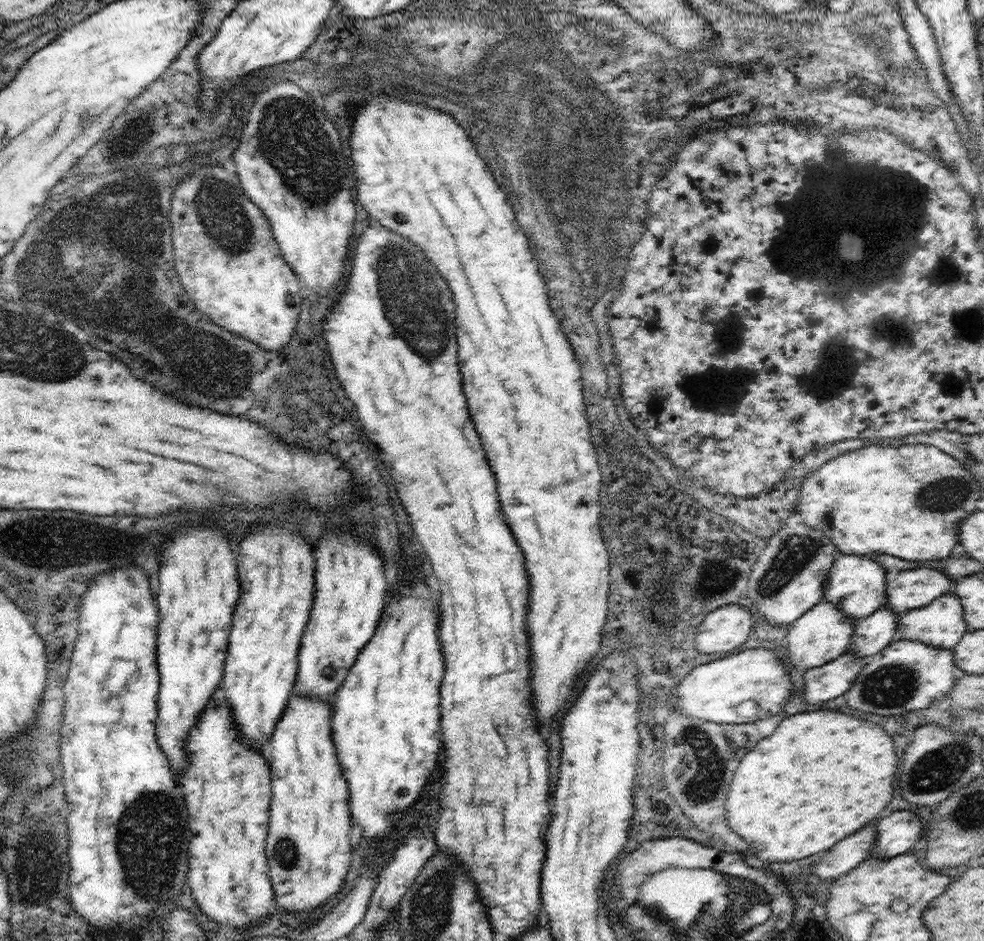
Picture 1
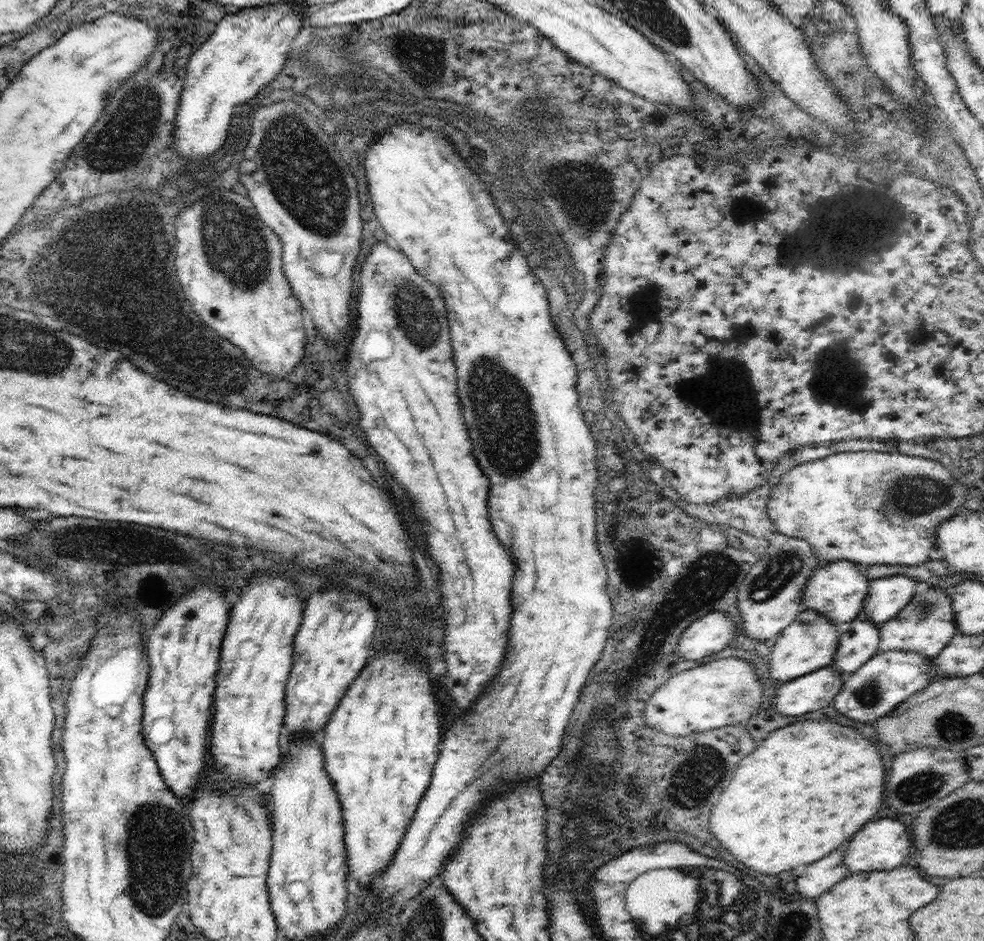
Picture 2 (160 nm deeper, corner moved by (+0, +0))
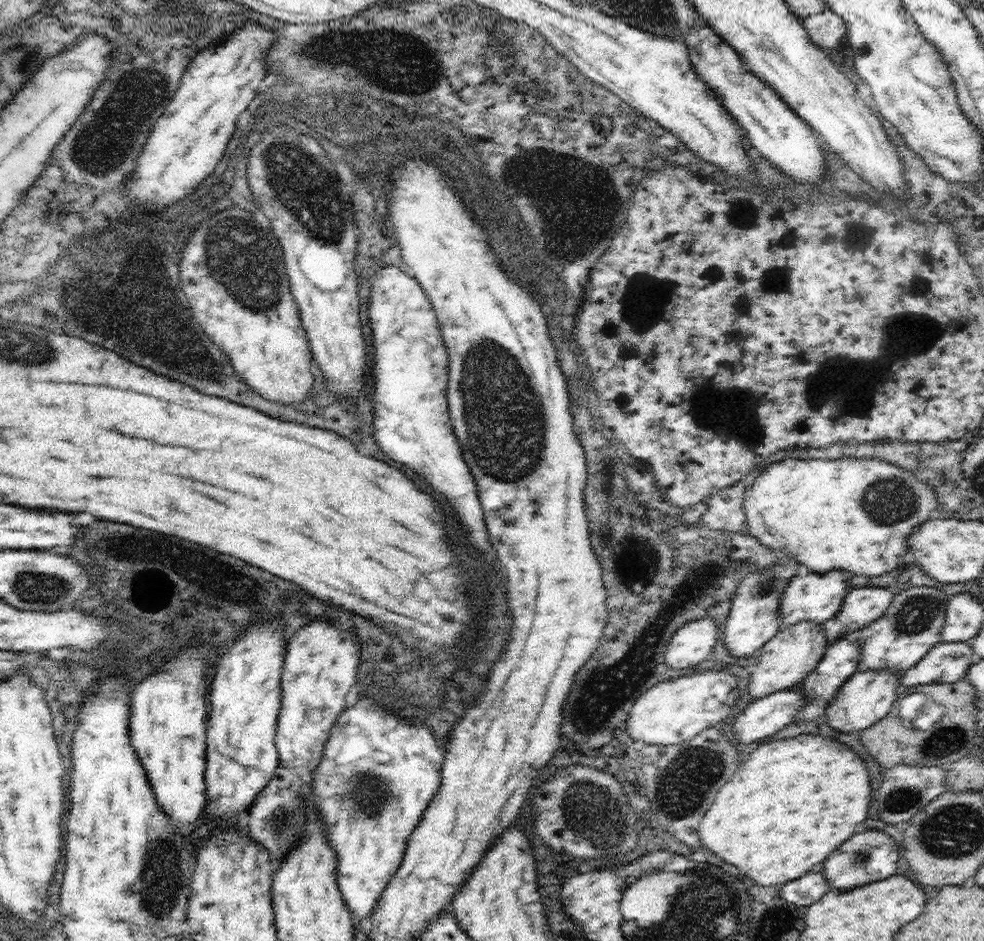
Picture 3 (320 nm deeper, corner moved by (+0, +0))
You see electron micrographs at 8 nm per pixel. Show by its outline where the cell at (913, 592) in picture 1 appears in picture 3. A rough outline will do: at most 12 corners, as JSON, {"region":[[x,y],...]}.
{"region":[[850,588],[823,623],[827,644],[884,616],[889,588]]}

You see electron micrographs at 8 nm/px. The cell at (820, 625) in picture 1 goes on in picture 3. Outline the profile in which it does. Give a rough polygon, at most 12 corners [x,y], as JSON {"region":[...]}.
{"region":[[823,624],[783,627],[756,653],[749,699],[794,687],[827,646]]}

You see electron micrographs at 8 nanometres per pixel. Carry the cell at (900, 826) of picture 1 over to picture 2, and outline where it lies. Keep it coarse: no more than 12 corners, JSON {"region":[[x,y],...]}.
{"region":[[899,819],[864,824],[848,842],[849,874],[892,870],[913,854]]}

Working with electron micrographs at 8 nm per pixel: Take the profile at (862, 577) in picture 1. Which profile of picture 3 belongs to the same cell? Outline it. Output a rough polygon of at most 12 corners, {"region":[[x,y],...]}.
{"region":[[843,571],[794,575],[781,625],[823,624],[850,590]]}

